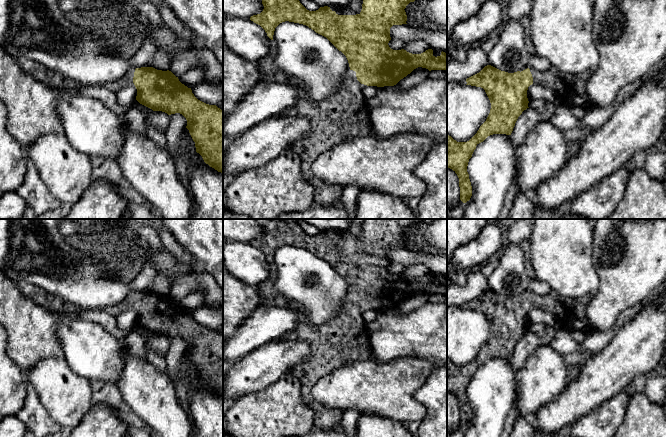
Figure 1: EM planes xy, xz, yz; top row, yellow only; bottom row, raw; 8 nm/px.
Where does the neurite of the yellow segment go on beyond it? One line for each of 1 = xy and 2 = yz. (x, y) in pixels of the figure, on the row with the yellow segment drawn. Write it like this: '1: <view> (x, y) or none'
1: xy (128, 78)
2: yz (571, 89)

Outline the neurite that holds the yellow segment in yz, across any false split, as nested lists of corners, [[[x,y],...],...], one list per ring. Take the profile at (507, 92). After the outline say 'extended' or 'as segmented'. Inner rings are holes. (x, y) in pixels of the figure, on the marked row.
[[[491,65],[466,79],[467,84],[485,90],[491,109],[486,121],[467,142],[457,142],[447,135],[447,167],[459,178],[460,200],[466,203],[472,196],[472,186],[467,172],[469,159],[476,146],[493,134],[511,135],[518,117],[528,107],[527,90],[532,84],[553,89],[560,104],[578,106],[585,111],[592,108],[586,93],[586,84],[592,75],[587,71],[579,75],[564,74],[554,67],[547,71],[527,68],[508,73]]]; extended

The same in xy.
[[[131,67],[123,78],[105,86],[116,92],[131,83],[137,89],[136,100],[140,104],[153,111],[162,111],[168,115],[182,114],[187,120],[186,128],[195,142],[196,152],[202,156],[206,164],[223,174],[223,110],[216,105],[209,105],[198,100],[191,88],[182,84],[178,77],[169,70],[162,71],[153,67],[136,69]]]; extended

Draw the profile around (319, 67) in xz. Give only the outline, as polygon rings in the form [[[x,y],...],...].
[[[282,22],[275,28],[272,42],[276,70],[295,78],[296,85],[301,89],[303,96],[313,103],[324,102],[328,95],[336,92],[345,75],[350,71],[346,56],[326,37],[306,25]]]

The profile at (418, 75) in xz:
[[[418,67],[410,74],[401,79],[396,86],[401,90],[407,90],[414,87],[430,77],[430,71],[426,68]]]

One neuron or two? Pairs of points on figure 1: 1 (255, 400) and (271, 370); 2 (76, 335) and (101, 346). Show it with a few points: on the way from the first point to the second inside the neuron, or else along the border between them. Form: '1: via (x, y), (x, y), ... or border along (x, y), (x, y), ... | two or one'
1: border along (280, 378), (260, 390), (248, 392), (238, 398) | two
2: via (82, 341), (87, 346), (95, 346) | one

